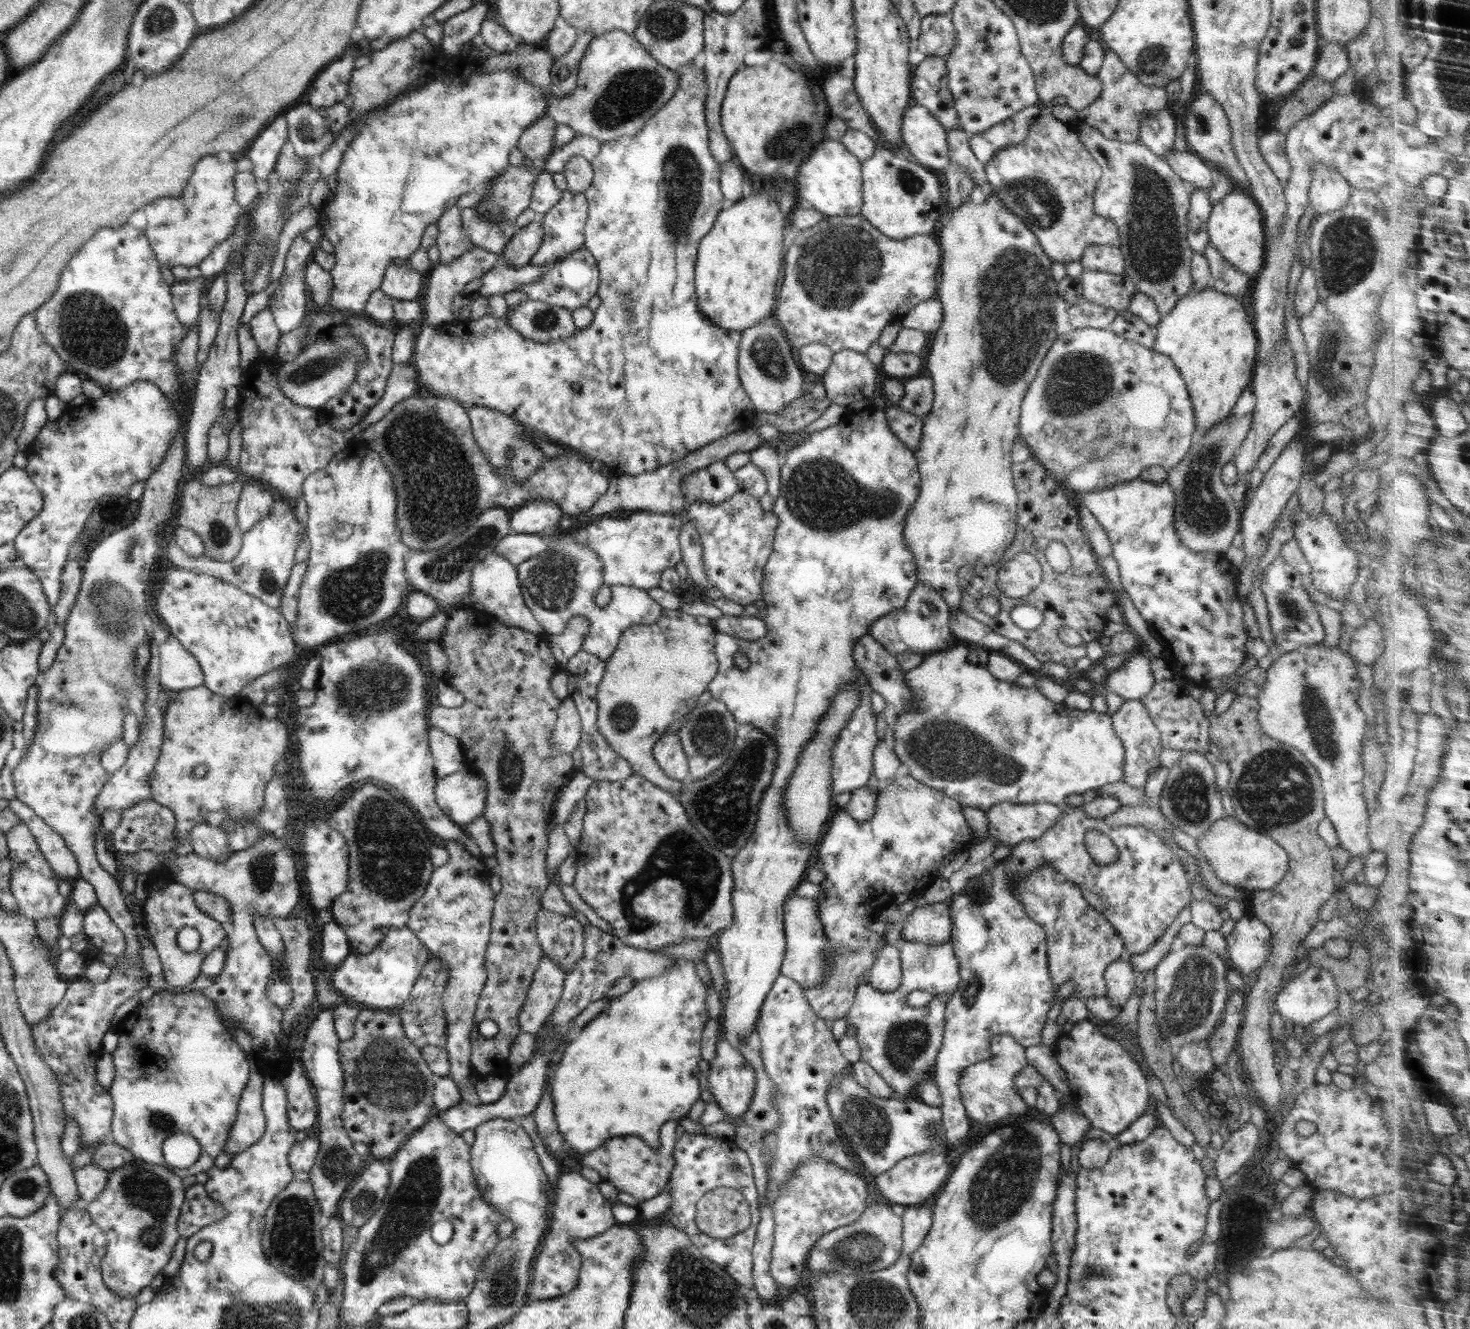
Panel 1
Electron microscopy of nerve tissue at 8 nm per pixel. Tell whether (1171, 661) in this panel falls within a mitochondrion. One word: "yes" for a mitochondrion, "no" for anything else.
no

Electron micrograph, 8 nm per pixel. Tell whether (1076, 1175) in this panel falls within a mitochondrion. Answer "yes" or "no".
no

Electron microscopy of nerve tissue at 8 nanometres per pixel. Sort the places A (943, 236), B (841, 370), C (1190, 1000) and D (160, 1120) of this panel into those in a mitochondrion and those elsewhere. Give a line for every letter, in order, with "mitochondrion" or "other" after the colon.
A: other
B: other
C: mitochondrion
D: mitochondrion

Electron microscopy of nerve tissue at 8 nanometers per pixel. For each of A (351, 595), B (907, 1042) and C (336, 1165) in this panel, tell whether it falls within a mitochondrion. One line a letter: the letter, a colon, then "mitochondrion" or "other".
A: mitochondrion
B: mitochondrion
C: mitochondrion

